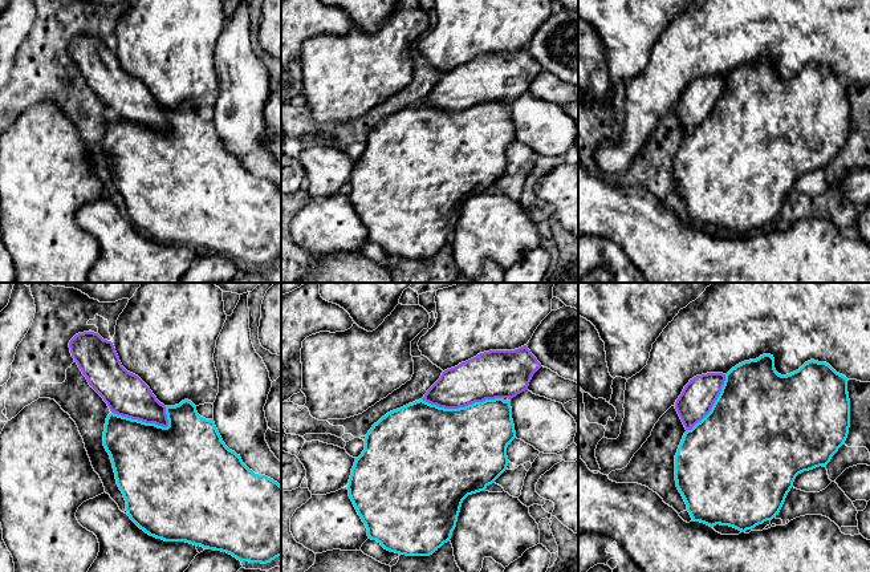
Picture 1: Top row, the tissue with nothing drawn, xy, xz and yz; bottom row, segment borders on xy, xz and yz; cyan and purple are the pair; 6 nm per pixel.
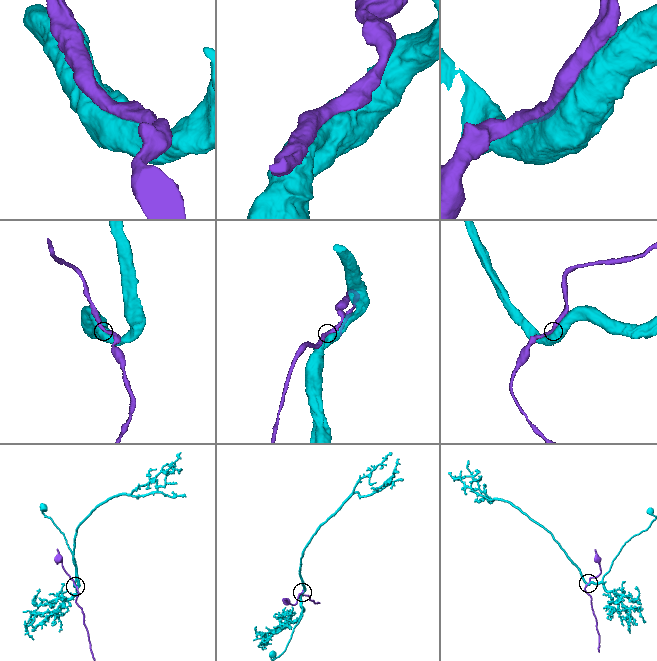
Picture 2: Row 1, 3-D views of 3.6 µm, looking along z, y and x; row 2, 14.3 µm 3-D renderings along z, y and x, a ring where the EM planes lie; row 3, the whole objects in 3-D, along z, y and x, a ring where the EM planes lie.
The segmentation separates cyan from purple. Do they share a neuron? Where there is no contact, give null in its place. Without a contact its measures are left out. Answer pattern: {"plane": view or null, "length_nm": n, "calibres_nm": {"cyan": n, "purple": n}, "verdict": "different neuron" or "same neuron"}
{"plane": "xz", "length_nm": 480, "calibres_nm": {"cyan": 500, "purple": 280}, "verdict": "different neuron"}

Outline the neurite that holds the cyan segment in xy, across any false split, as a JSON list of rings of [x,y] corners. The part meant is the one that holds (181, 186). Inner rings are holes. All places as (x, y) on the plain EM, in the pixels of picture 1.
[[[191,104],[166,109],[166,117],[167,130],[114,115],[106,121],[103,149],[110,158],[130,222],[156,242],[227,255],[241,265],[267,267],[281,259],[281,188],[249,173],[240,158],[225,149],[214,122],[200,119]]]

